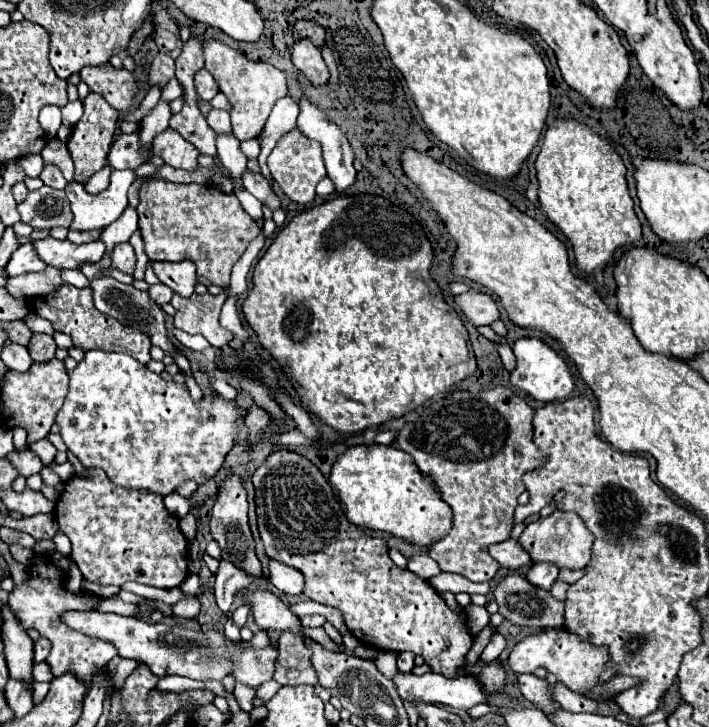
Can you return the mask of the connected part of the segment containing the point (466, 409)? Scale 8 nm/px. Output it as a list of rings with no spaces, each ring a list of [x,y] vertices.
[[[494,387],[478,395],[472,395],[468,391],[454,391],[418,409],[414,421],[408,421],[398,431],[396,447],[412,455],[422,473],[434,477],[436,485],[440,487],[442,499],[454,511],[452,531],[434,543],[428,551],[430,557],[438,561],[442,571],[462,573],[470,581],[490,581],[496,575],[500,565],[488,555],[488,547],[510,537],[512,515],[518,505],[516,501],[526,489],[522,483],[522,473],[544,463],[542,453],[532,443],[532,415],[534,411],[508,387]]]

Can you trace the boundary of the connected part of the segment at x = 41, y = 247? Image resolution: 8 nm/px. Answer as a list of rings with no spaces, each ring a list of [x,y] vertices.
[[[54,237],[36,239],[32,241],[32,247],[46,265],[58,267],[58,269],[76,269],[82,261],[94,263],[104,253],[104,245],[100,241],[92,241],[86,245],[74,245],[70,241],[60,241]]]

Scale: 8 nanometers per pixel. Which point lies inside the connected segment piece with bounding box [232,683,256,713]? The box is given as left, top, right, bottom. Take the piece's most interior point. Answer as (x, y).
(244, 694)

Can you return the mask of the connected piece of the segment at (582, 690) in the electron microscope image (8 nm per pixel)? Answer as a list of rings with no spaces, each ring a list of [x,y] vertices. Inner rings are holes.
[[[546,629],[546,633],[530,635],[516,643],[508,657],[508,667],[514,673],[532,673],[538,667],[546,667],[550,673],[556,675],[560,683],[564,683],[566,687],[580,695],[588,695],[588,691],[594,685],[612,679],[612,675],[608,675],[608,671],[604,669],[606,659],[608,659],[606,647],[592,647],[588,641],[568,633],[566,629]]]

